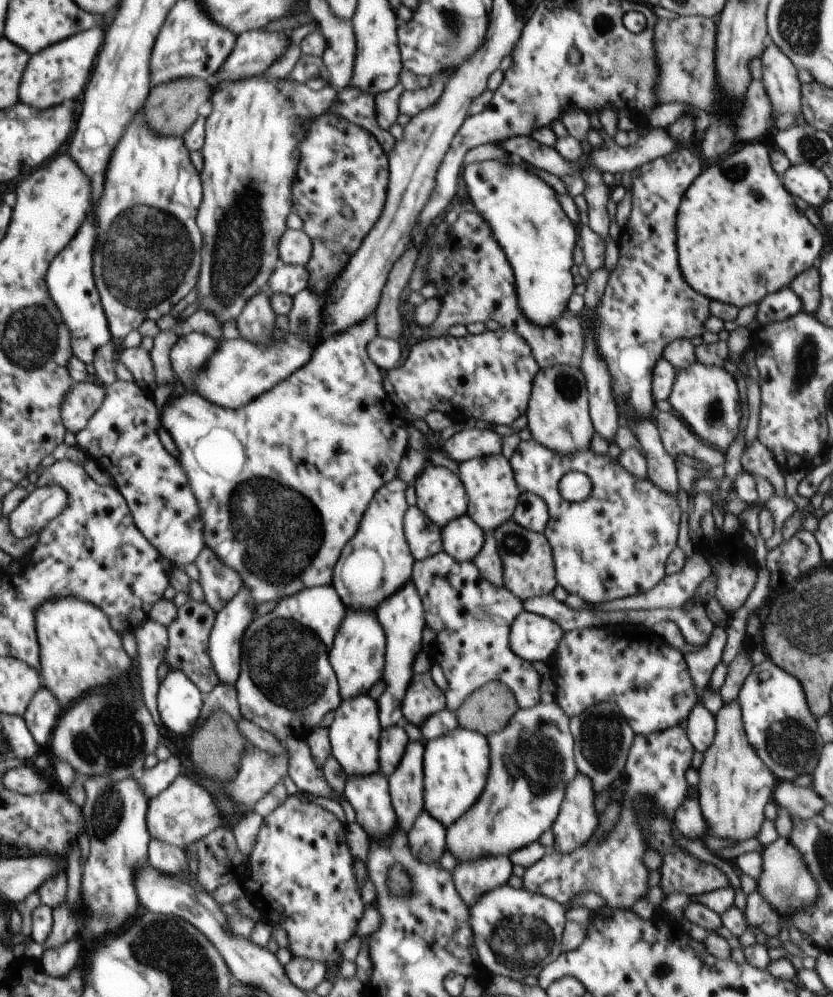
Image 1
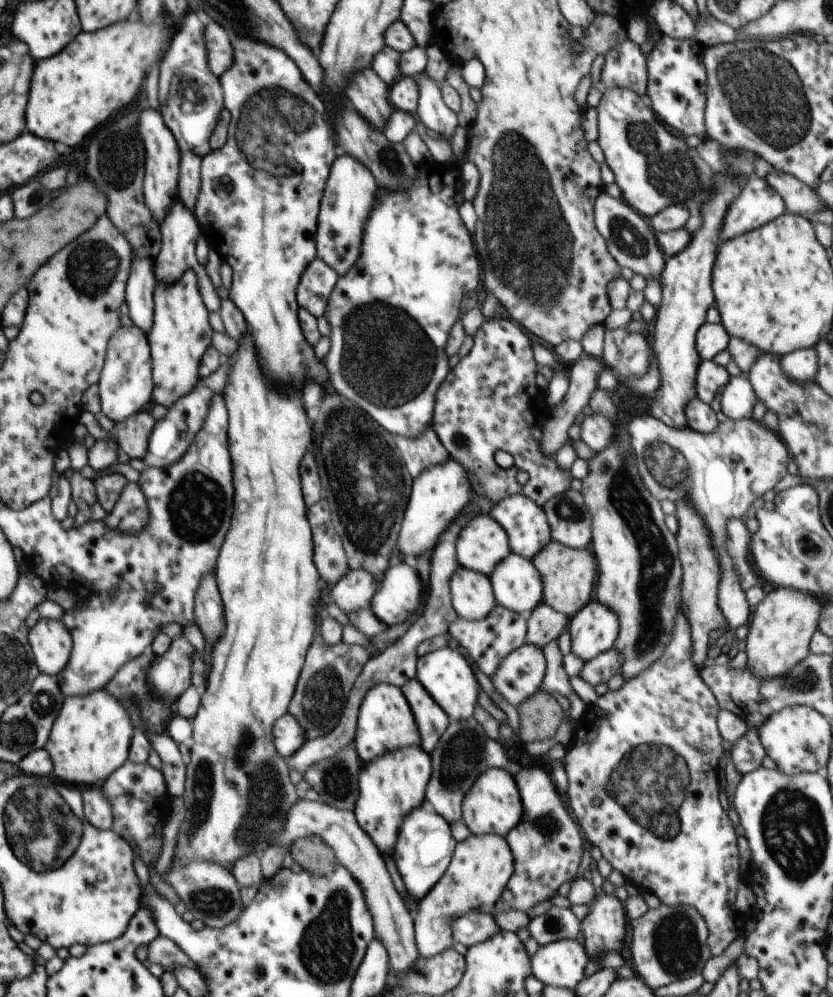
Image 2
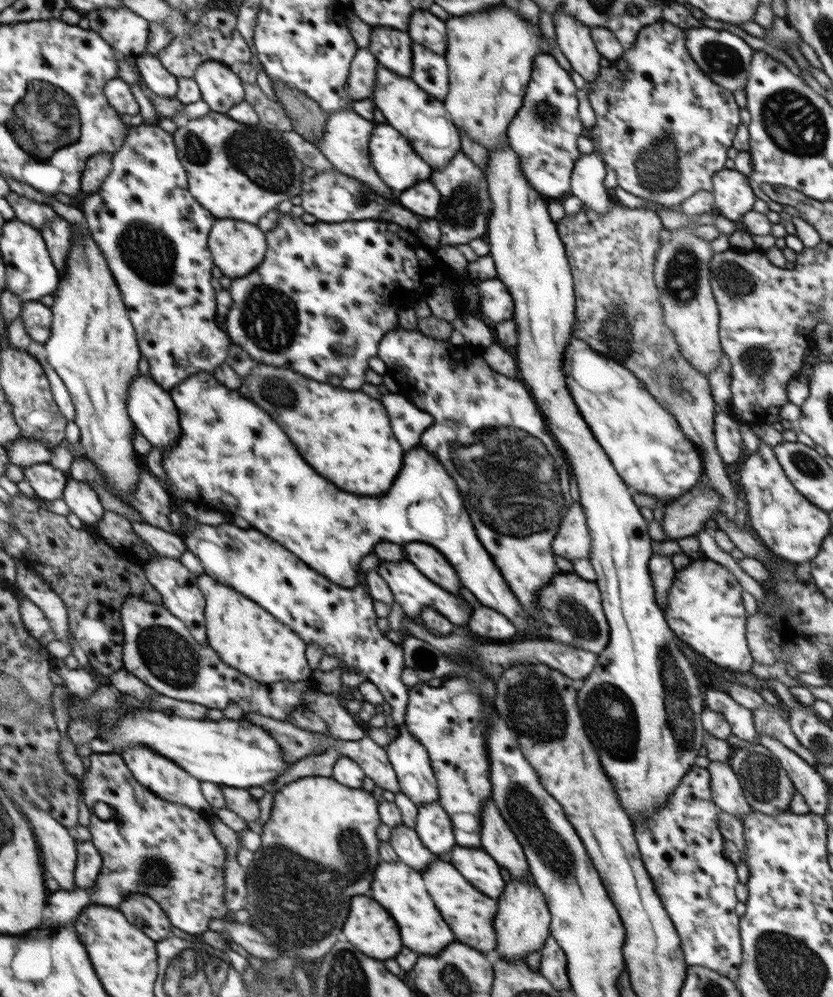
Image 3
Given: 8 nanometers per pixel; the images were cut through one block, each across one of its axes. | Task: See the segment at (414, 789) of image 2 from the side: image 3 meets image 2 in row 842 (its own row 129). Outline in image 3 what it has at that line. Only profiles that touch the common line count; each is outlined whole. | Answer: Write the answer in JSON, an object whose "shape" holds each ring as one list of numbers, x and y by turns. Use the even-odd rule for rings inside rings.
{"shape":[[376,123,368,141,368,156,376,174,380,180,384,181,392,190,399,190,401,193,407,188,422,181,429,181,432,168,424,163,422,156,414,152,412,146,408,144,406,138,398,133,393,126,388,123]]}

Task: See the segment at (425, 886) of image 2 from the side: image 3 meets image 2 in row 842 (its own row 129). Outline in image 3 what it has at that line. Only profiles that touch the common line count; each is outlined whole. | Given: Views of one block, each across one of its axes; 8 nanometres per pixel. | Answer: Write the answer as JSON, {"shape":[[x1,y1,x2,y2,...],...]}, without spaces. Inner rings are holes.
{"shape":[[379,64,372,98,385,116,386,123,412,144,414,152,422,156,424,163,432,166,432,171,440,171,450,165,461,150,458,129,447,119,443,101,424,92,410,77,400,76]]}

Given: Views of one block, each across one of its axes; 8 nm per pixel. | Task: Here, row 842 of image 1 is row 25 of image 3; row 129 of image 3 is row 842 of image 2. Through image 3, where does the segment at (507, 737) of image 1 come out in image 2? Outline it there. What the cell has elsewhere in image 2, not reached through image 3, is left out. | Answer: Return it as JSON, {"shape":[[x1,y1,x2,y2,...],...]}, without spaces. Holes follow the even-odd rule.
{"shape":[[497,834,472,835,464,842,458,842,452,852,450,866,446,874,436,882,436,886,418,904,414,914,414,934,419,956,430,958,452,949,455,941,452,924,456,918,469,911,491,913,498,898,506,888,515,869,513,852,505,842,505,837]]}

